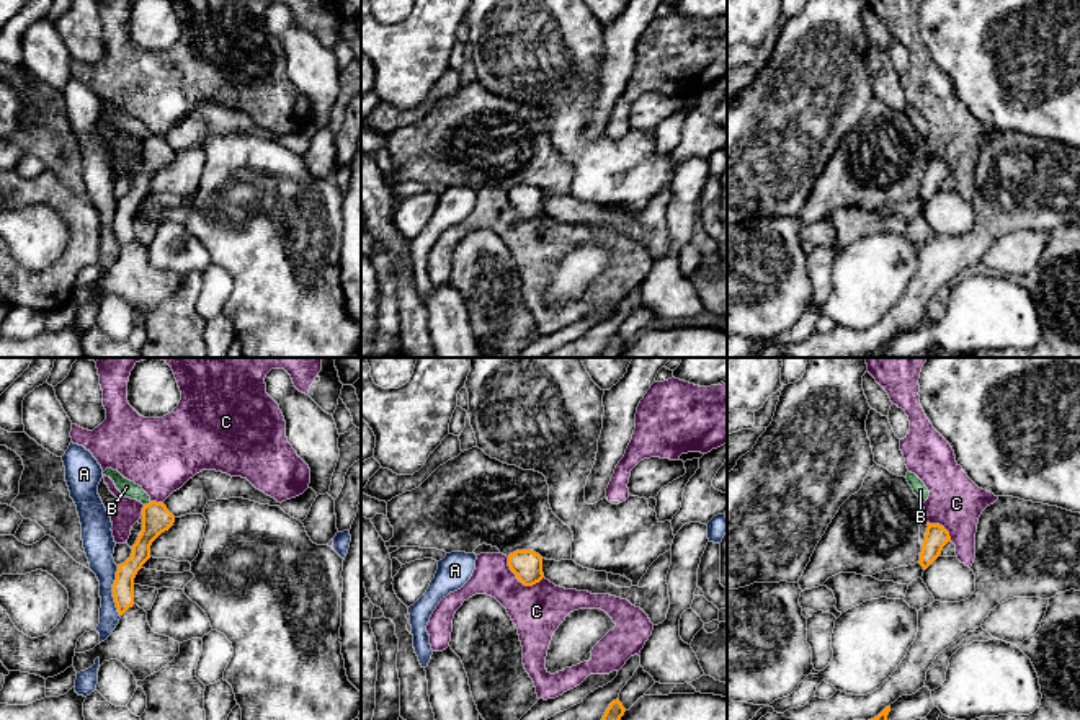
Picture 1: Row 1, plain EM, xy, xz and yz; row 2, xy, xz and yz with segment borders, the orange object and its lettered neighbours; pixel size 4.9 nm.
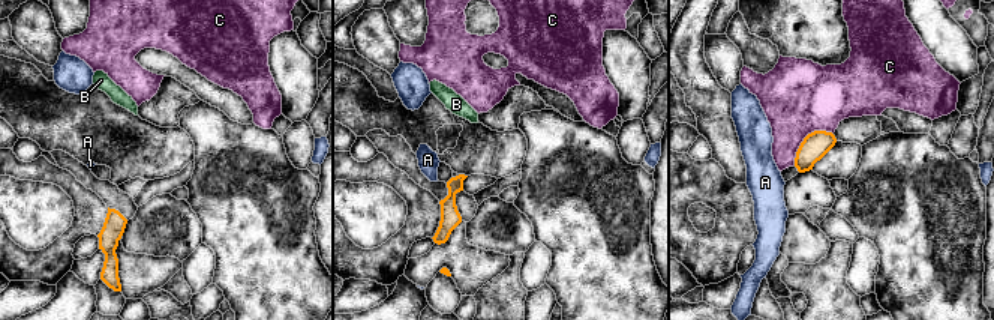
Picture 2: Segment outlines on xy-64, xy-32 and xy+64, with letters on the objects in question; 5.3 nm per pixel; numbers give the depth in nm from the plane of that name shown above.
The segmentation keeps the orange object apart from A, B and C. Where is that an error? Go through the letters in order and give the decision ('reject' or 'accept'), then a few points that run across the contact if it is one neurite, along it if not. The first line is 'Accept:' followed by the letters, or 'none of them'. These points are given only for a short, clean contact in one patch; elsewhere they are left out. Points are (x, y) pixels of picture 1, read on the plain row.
Accept: none of them
A: reject; line xy (116, 200), (113, 235), (120, 250)
B: reject; line xy (151, 136), (144, 139)
C: reject

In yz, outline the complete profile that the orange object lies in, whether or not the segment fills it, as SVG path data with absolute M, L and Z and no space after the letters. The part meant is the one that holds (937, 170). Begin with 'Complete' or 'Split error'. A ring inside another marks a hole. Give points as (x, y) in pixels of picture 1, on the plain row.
Complete. M926 157L926 168L920 186L918 198L926 204L941 188L943 181L951 176L949 167L939 158Z

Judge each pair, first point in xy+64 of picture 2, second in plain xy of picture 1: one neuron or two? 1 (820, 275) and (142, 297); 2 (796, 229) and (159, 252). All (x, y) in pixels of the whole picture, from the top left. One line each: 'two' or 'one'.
1: two
2: two

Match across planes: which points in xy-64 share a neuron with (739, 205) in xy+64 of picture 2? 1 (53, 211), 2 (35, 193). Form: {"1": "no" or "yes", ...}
{"1": "no", "2": "no"}

